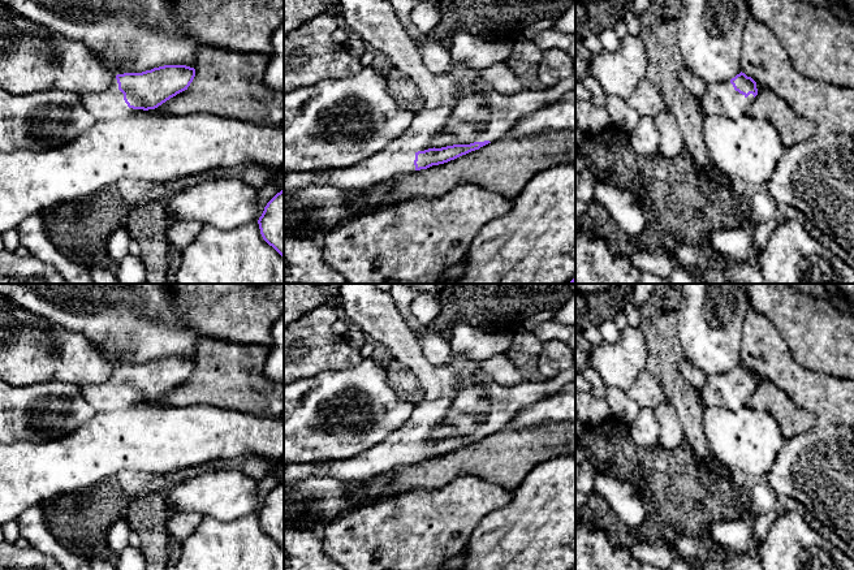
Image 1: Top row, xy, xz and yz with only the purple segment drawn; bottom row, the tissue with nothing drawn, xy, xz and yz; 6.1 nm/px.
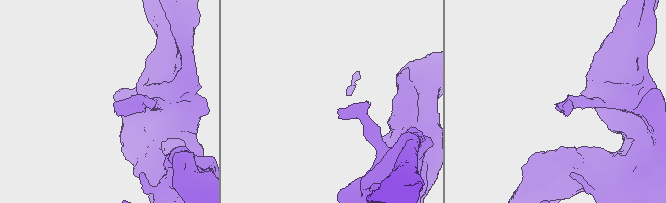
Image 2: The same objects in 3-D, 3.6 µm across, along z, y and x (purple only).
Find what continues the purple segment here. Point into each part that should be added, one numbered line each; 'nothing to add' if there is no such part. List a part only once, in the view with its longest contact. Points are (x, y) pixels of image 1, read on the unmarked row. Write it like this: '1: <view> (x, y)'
1: xy (110, 394)

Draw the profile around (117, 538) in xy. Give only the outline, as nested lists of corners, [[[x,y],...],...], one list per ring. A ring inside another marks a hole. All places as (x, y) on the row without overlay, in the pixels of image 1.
[[[125,519],[116,521],[107,534],[107,544],[109,549],[118,554],[128,547],[131,531],[133,530]]]

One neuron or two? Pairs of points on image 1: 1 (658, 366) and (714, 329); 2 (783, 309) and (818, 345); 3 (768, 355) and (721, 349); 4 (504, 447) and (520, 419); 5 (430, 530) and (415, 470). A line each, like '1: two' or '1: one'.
1: two
2: one
3: two
4: two
5: two

